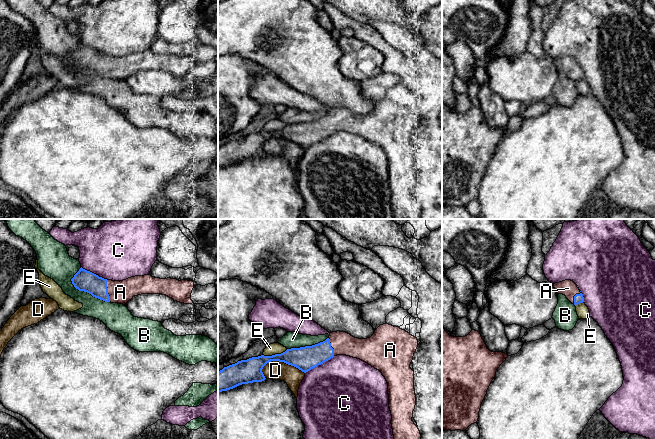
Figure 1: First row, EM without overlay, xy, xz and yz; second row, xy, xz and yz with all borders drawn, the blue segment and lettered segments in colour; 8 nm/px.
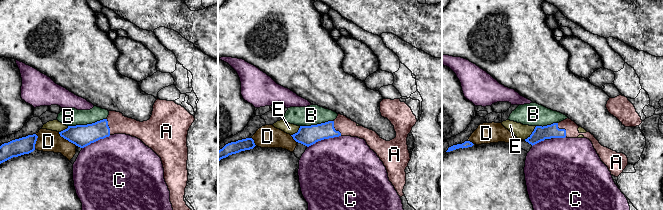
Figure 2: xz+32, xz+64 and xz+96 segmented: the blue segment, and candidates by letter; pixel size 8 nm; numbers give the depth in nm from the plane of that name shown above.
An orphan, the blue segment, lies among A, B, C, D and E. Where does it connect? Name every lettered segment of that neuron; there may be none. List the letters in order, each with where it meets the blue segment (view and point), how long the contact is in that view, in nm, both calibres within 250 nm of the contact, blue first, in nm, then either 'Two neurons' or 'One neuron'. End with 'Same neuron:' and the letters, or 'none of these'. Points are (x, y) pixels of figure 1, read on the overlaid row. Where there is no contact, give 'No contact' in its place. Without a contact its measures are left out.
A: Touches blue at xy (107, 291). Shared border 180 nm. Thickness 170 nm (blue) against 180 nm. One neuron
B: Touches blue at xy (82, 290). Shared border 380 nm. Thickness 170 nm (blue) against 220 nm. Two neurons
C: Touches blue at xz (319, 364). Shared border 280 nm. Thickness 190 nm (blue) against 480 nm. Two neurons
D: Touches blue at xz (283, 361). Shared border 360 nm. Thickness 190 nm (blue) against 150 nm. Two neurons
E: Touches blue at xz (275, 354). Shared border 200 nm. Thickness 190 nm (blue) against 90 nm. Two neurons
Same neuron: A

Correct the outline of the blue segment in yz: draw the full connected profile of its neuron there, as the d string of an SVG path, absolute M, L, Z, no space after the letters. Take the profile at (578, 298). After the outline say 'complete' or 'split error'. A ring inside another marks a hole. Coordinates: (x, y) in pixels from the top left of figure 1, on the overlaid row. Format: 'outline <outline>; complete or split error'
outline M565 280L553 284L558 294L563 294L575 306L584 302L583 294L577 285L571 280Z; split error

